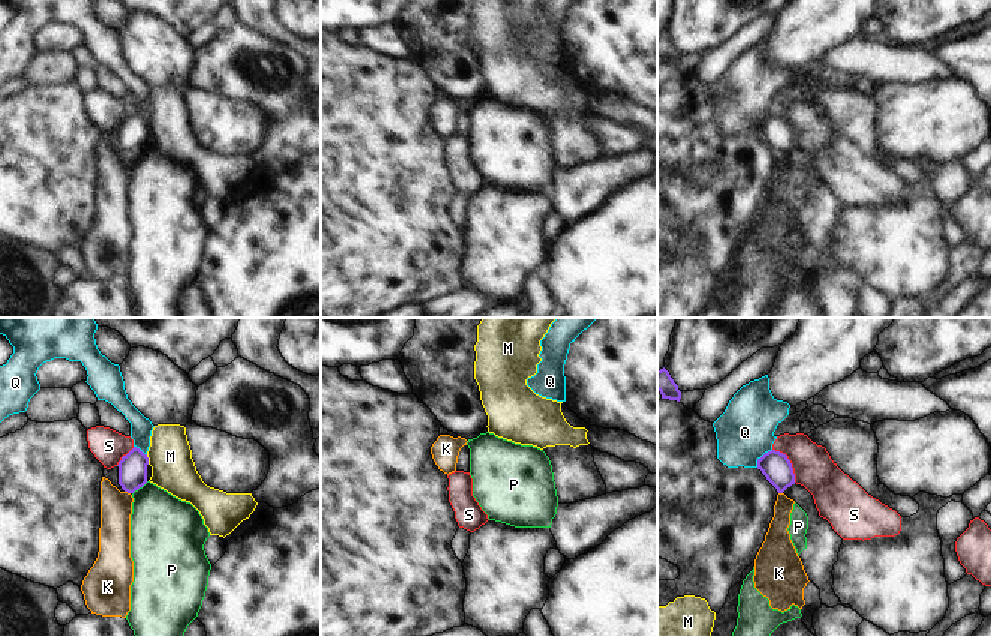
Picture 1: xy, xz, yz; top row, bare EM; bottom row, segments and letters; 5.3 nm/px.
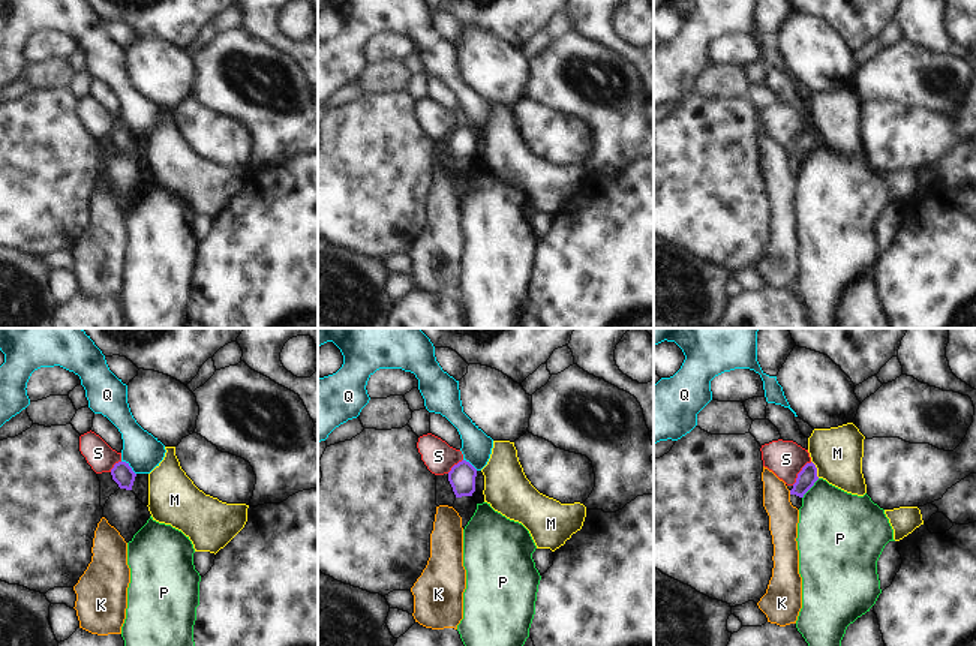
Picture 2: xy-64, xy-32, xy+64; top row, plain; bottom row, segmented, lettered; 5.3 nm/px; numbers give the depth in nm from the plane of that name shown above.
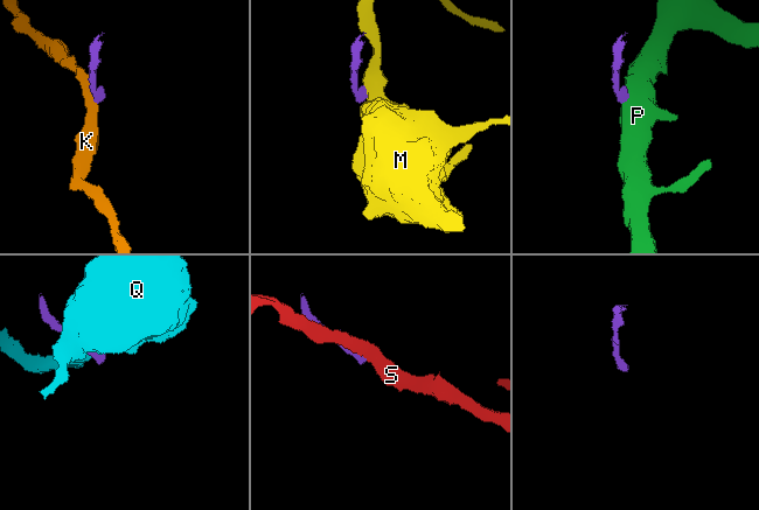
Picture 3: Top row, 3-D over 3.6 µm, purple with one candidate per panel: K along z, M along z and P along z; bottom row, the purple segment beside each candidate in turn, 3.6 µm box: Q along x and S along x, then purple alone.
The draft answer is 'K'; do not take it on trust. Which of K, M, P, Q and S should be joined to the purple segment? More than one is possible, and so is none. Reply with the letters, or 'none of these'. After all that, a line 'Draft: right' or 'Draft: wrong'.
none of these
Draft: wrong

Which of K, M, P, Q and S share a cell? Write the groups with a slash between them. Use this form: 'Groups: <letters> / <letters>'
Groups: K / M / P / Q / S

